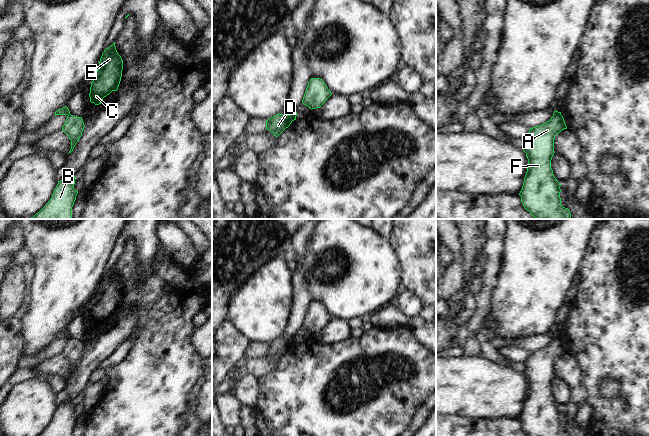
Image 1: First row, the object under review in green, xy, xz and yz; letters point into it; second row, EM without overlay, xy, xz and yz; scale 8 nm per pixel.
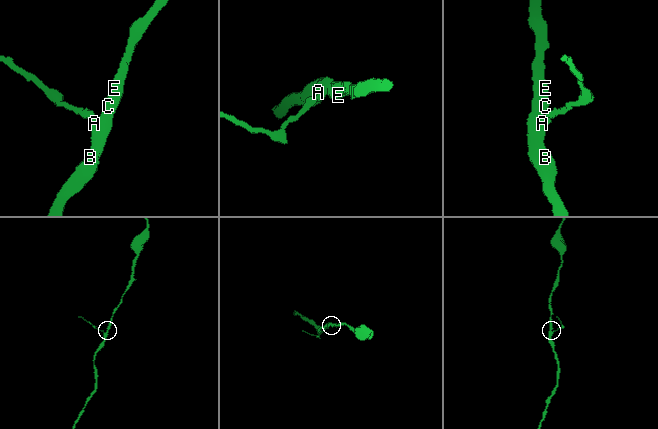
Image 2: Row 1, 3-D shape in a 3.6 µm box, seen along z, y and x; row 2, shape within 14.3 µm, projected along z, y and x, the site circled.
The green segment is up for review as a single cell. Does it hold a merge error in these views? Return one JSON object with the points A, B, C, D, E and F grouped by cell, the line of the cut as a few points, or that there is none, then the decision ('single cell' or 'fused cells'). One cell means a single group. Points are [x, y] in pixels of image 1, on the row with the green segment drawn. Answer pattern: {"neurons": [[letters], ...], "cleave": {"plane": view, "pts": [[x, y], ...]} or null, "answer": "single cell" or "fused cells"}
{"neurons": [["A", "B", "C", "E", "F"], ["D"]], "cleave": {"plane": "yz", "pts": [[553, 113], [560, 114]]}, "answer": "fused cells"}

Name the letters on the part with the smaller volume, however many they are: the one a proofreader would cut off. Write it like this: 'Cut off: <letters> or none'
Cut off: D

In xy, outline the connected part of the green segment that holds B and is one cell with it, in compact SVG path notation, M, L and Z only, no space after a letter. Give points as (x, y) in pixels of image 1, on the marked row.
M69 176L60 181L48 203L31 219L72 219L72 207L78 191L74 189L76 177Z

